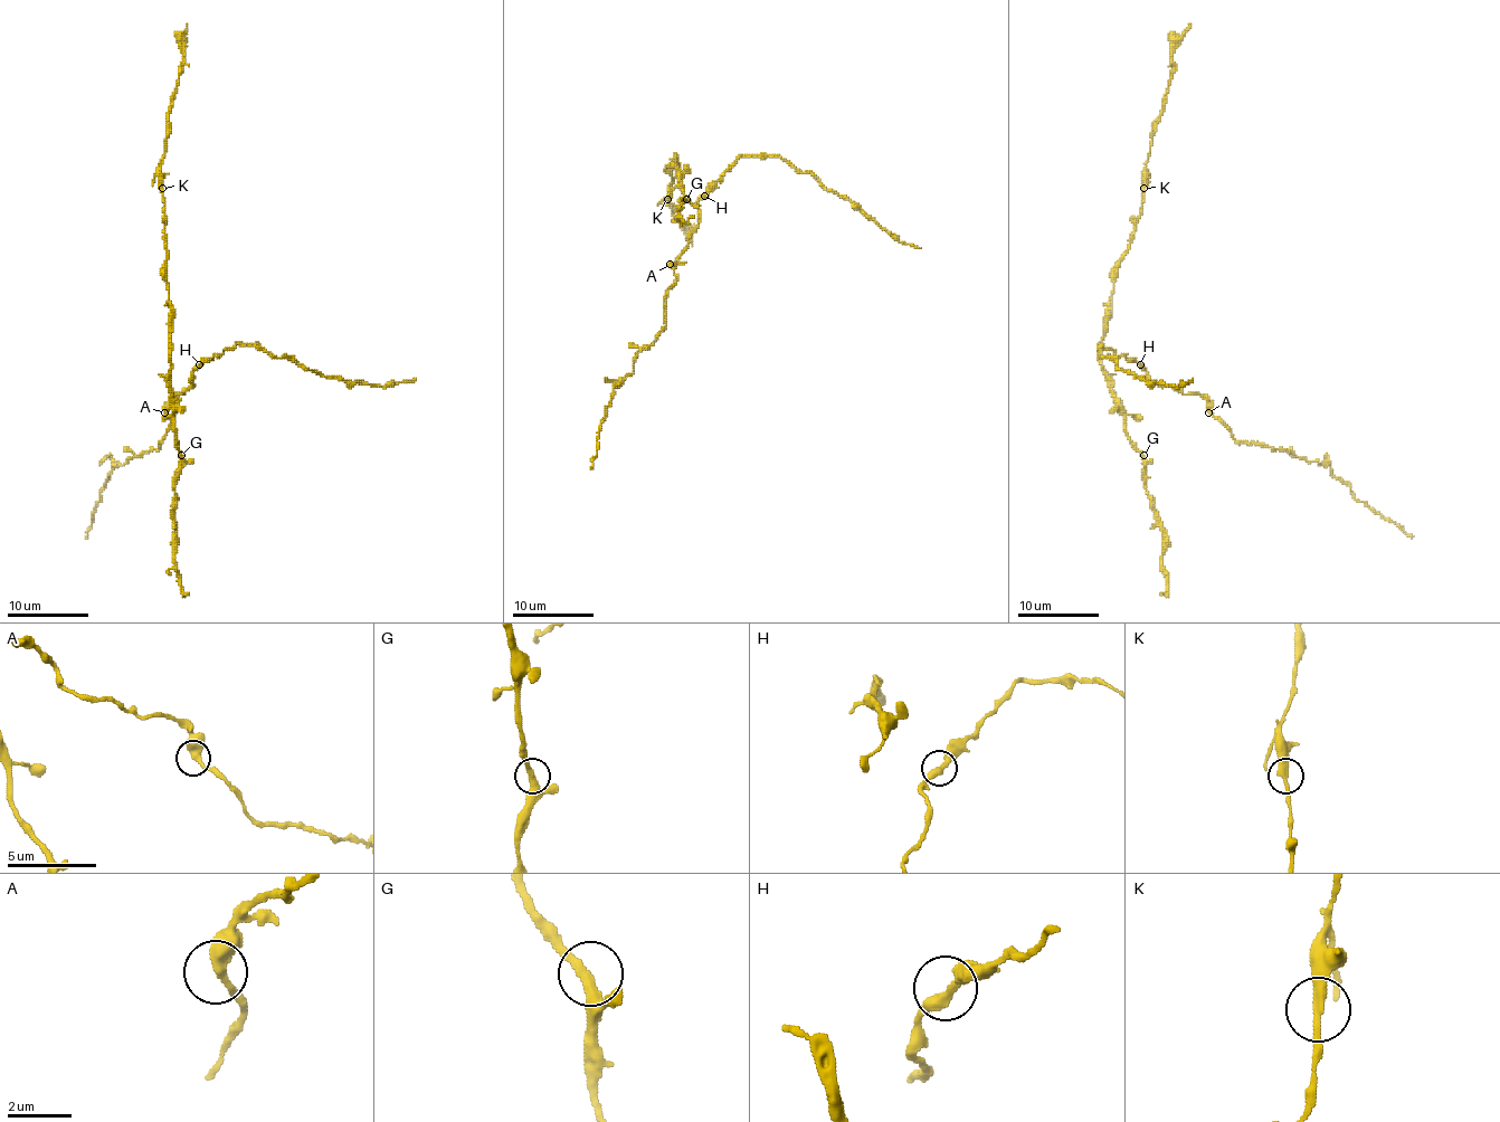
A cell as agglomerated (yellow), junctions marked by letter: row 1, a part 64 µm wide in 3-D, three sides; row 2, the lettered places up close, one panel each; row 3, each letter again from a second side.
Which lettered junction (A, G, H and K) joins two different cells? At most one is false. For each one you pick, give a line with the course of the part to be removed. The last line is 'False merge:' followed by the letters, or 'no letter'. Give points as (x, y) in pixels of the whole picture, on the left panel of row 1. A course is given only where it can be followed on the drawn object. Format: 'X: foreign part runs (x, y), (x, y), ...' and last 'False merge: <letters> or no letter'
False merge: no letter

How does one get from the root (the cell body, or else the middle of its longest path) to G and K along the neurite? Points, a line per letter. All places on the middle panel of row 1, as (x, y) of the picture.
G: (680, 171), (680, 189), (686, 199)
K: (680, 171), (675, 167), (675, 154), (667, 199)

